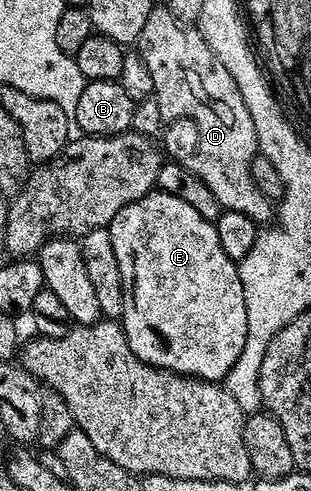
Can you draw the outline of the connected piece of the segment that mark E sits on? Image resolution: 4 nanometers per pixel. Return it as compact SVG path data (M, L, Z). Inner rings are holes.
M150 192L119 208L117 215L109 221L107 229L111 236L111 245L115 247L115 260L119 260L119 272L123 276L123 312L119 321L125 330L127 344L131 344L131 352L135 352L139 360L158 366L160 370L169 370L172 374L185 374L188 378L201 378L205 382L220 383L224 380L231 372L235 360L239 360L239 352L243 352L243 344L247 340L247 304L243 300L243 284L239 280L238 263L231 261L227 252L223 252L216 225L203 220L203 216L199 216L195 208L183 204L183 200L175 200L175 196L170 194Z

